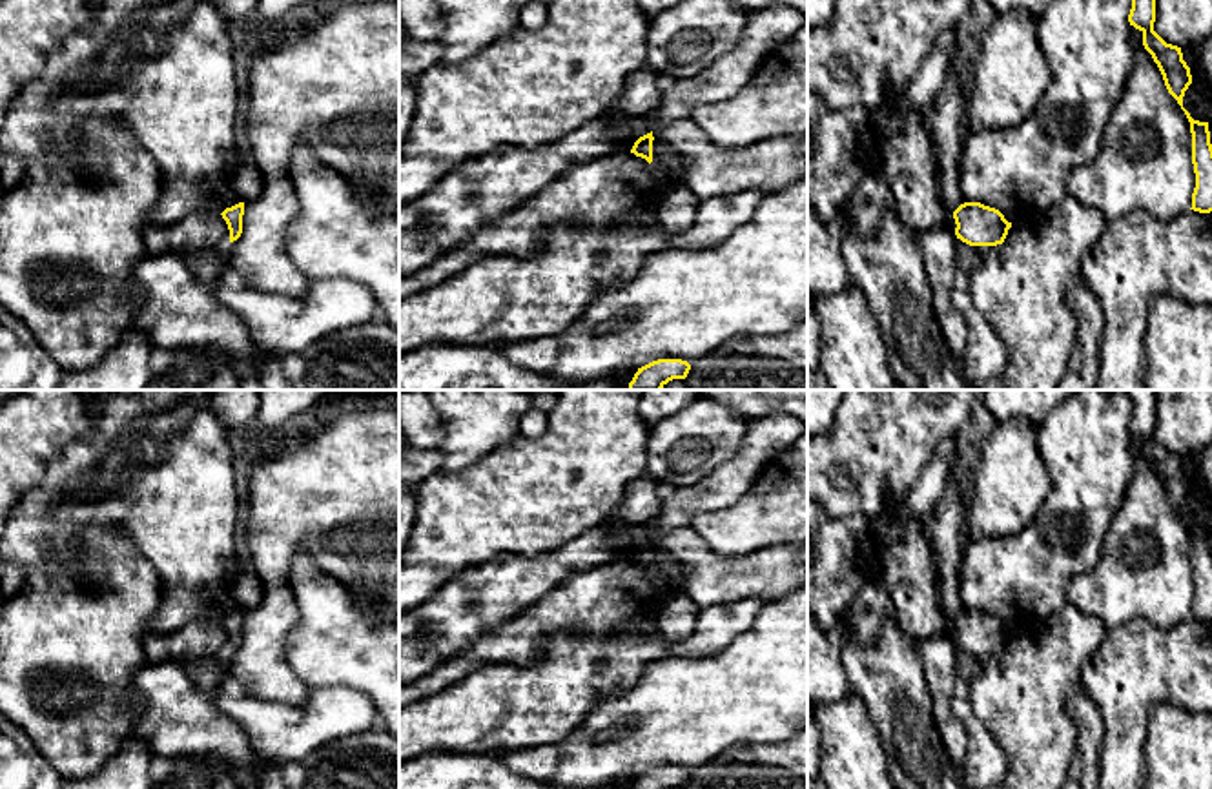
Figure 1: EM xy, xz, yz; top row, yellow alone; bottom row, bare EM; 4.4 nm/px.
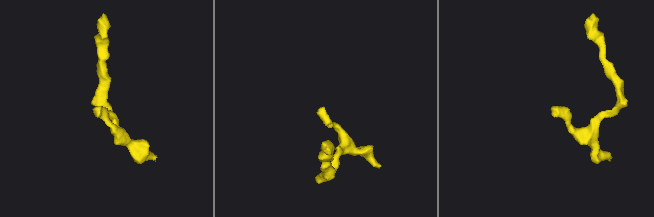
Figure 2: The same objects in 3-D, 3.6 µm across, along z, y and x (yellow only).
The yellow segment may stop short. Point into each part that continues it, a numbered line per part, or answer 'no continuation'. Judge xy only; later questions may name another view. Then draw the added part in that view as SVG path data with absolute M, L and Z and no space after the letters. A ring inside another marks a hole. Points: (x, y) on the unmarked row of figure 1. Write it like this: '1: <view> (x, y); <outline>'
no continuation

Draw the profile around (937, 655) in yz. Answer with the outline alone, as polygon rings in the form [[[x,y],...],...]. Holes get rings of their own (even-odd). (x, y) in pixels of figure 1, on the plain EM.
[[[940,634],[917,641],[922,676],[930,689],[935,727],[944,742],[946,754],[959,773],[966,762],[968,736],[962,722],[953,712],[953,698],[960,689],[957,676],[957,643]]]

